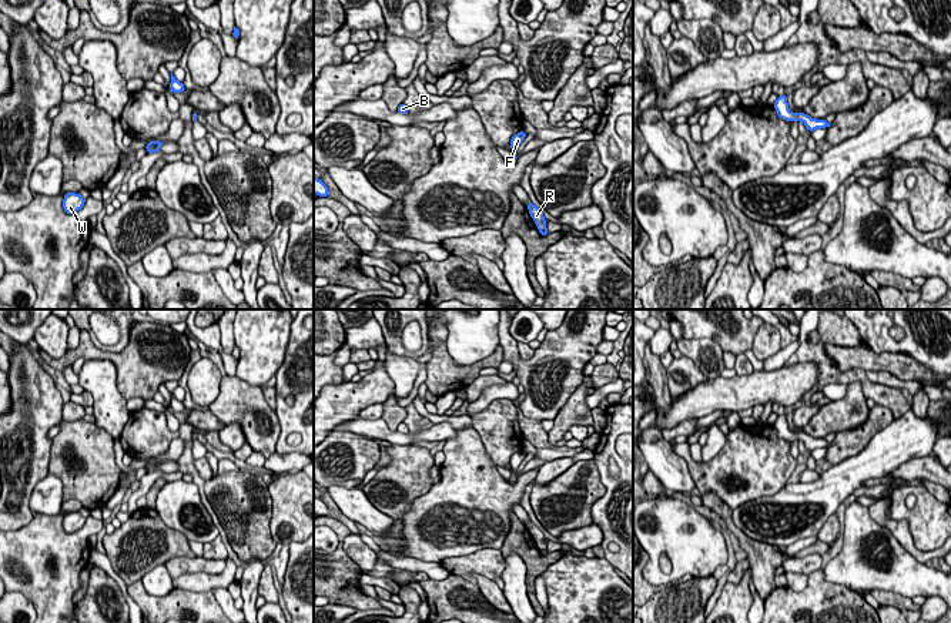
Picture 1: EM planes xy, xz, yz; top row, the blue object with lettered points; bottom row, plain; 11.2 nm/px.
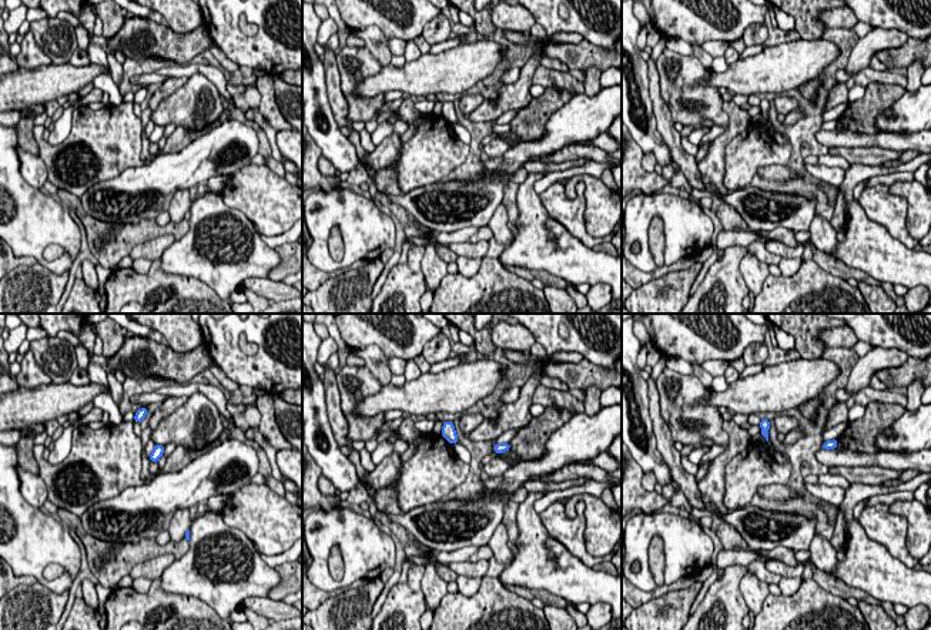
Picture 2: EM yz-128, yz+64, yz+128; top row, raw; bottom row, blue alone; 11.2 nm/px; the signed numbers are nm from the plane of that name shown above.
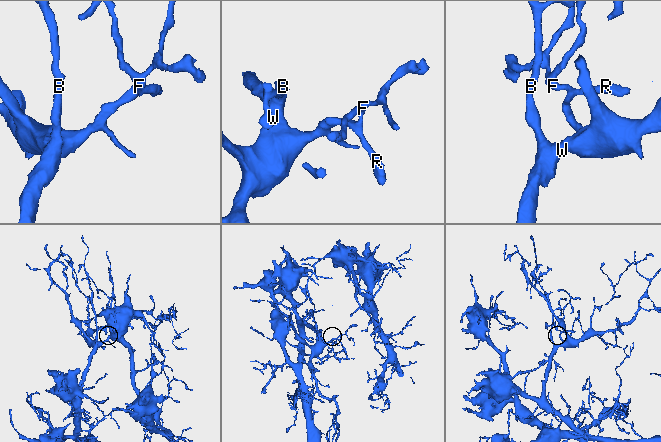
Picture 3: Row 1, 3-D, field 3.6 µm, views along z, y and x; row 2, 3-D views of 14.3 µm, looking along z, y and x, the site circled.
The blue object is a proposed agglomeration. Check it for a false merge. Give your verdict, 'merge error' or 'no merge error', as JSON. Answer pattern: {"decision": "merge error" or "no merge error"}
{"decision": "no merge error"}

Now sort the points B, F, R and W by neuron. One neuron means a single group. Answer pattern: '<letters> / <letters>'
B F R W

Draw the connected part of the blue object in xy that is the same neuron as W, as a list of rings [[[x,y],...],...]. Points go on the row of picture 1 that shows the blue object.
[[[66,192],[63,200],[63,210],[66,214],[74,214],[80,211],[86,204],[86,198],[77,192]]]

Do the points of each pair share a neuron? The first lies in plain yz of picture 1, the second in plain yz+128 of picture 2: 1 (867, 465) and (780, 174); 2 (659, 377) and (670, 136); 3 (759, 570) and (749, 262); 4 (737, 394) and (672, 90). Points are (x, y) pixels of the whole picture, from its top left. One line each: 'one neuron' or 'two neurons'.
1: two neurons
2: one neuron
3: one neuron
4: two neurons

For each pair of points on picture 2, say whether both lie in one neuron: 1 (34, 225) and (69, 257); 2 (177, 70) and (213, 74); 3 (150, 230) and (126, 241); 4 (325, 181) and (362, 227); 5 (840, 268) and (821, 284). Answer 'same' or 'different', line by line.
1: same
2: same
3: same
4: different
5: different

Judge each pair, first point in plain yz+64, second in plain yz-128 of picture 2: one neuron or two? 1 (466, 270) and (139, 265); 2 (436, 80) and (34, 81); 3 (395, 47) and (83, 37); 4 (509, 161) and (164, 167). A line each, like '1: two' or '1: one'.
1: one
2: one
3: one
4: one

